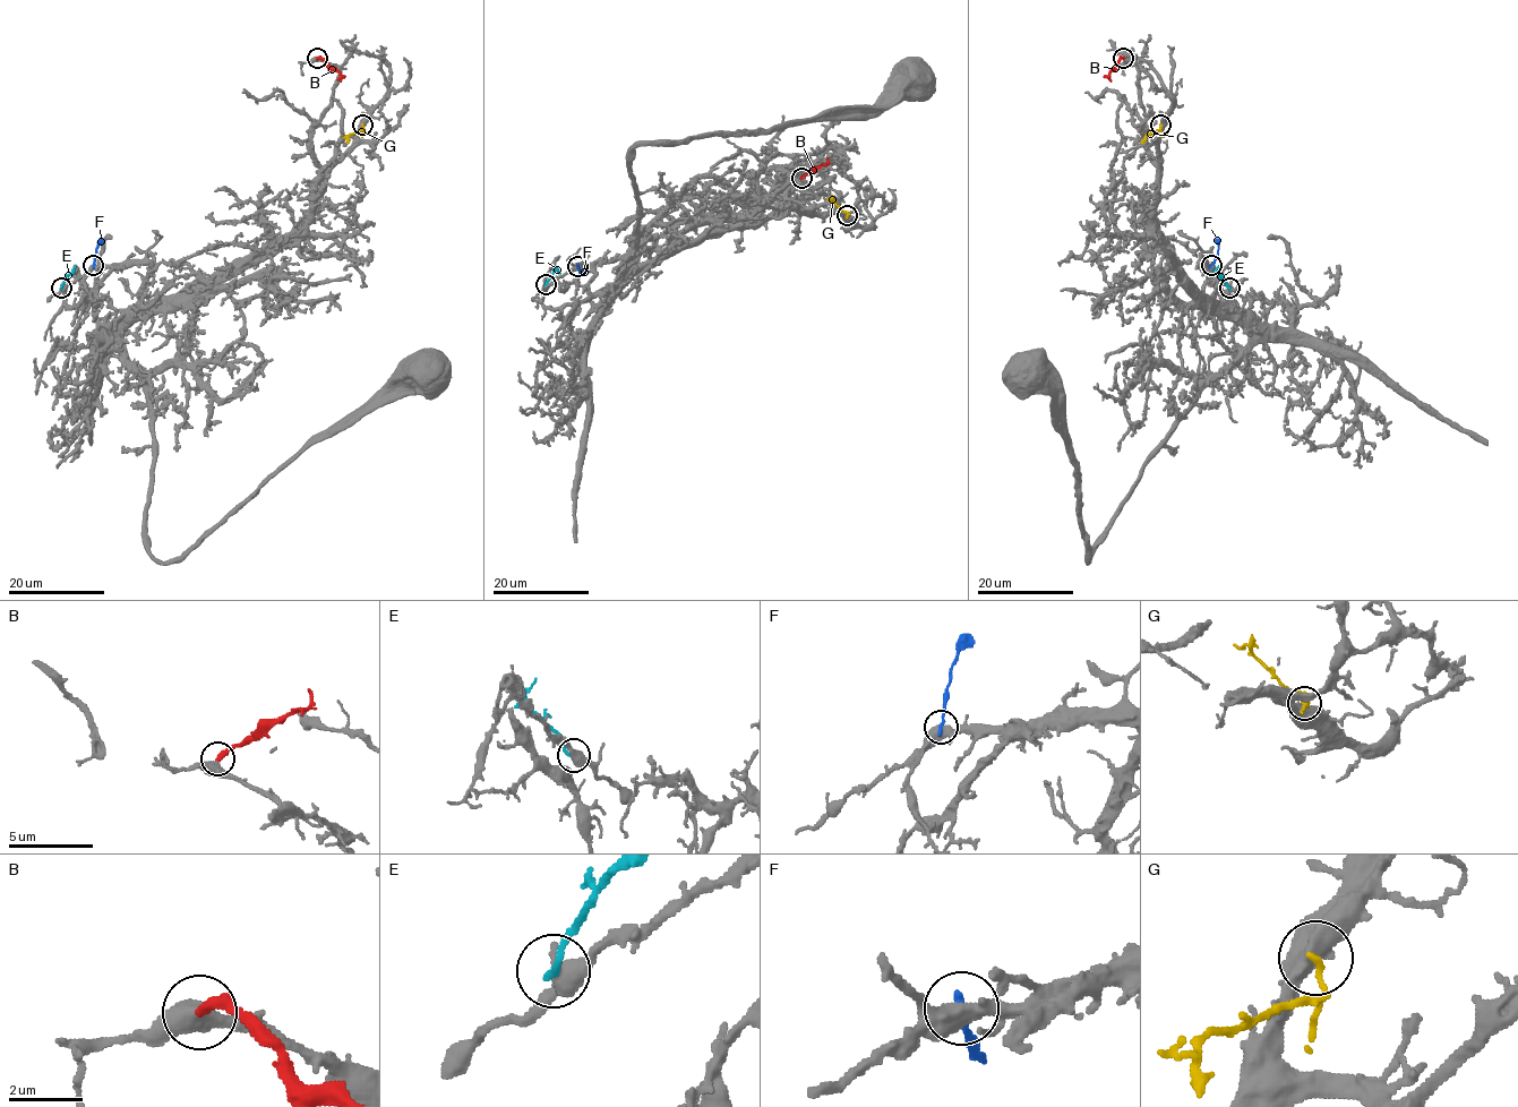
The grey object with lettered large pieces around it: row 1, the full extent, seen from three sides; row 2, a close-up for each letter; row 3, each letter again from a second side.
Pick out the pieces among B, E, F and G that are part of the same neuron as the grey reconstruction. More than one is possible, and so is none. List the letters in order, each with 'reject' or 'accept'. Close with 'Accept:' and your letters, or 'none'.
B: accept
E: reject
F: reject
G: reject
Accept: B

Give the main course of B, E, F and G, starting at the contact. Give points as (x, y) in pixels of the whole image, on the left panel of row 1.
B: (316, 58), (344, 75)
E: (61, 288), (76, 265)
F: (94, 265), (97, 243), (102, 239)
G: (363, 125), (360, 131), (348, 137), (348, 143)

